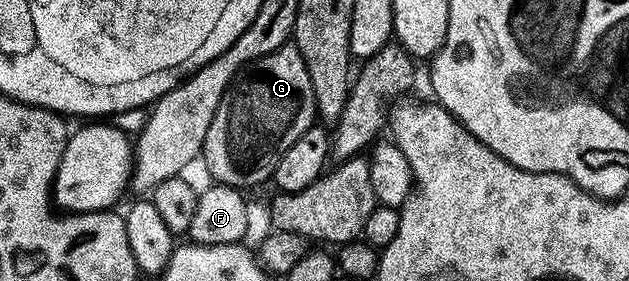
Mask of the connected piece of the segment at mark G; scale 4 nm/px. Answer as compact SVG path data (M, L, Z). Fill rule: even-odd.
M288 41L277 50L261 57L256 63L248 67L227 88L221 105L217 105L217 113L213 117L213 125L209 125L209 133L205 133L205 145L201 163L207 166L216 184L225 187L259 187L263 182L270 180L277 169L277 161L316 122L315 94L313 81L309 81L309 69L295 48L294 42Z

